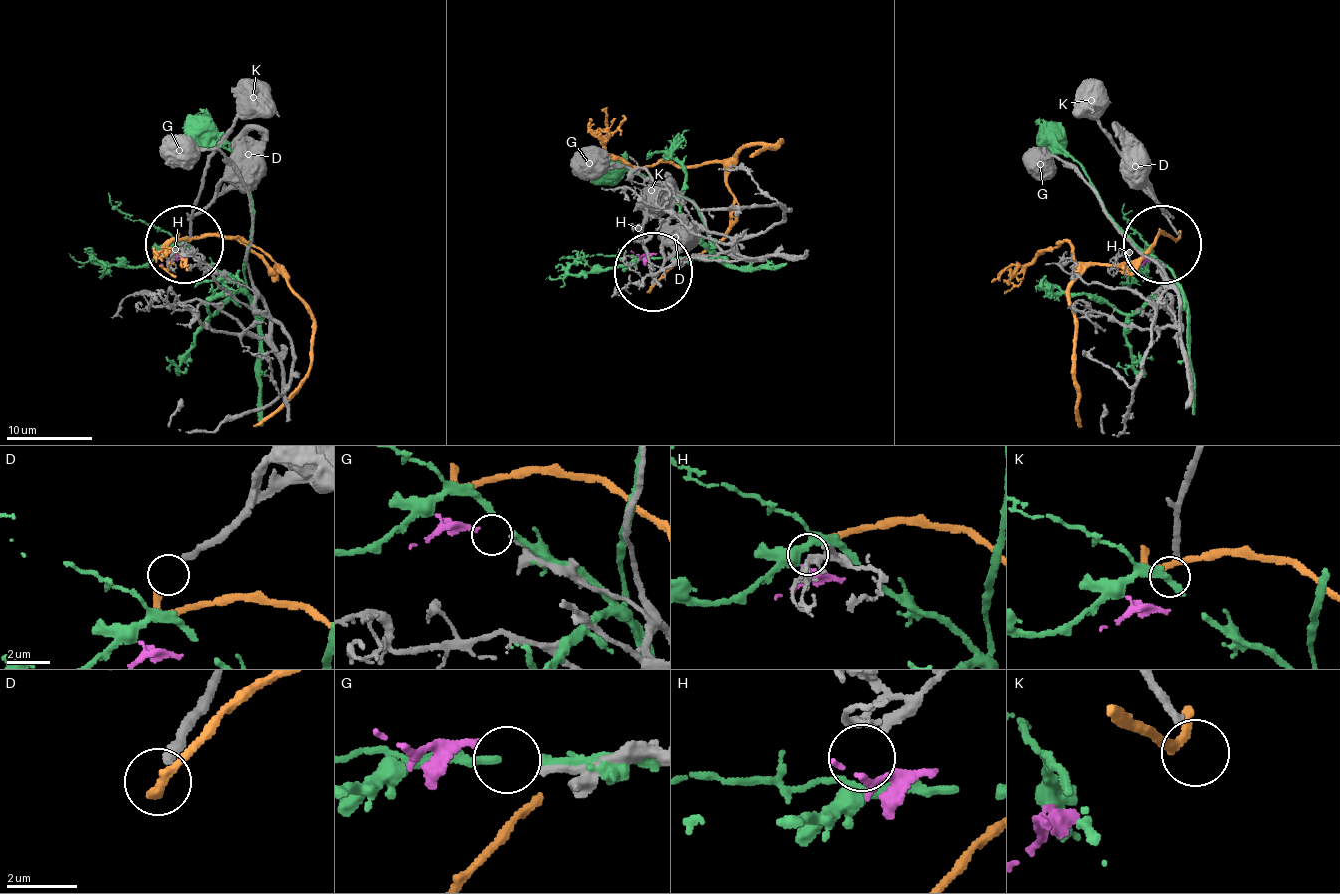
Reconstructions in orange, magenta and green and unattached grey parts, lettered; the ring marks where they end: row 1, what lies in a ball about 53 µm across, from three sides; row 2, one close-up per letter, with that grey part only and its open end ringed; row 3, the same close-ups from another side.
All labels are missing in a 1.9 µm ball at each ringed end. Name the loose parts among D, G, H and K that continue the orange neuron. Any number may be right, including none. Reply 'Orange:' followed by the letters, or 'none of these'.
Orange: D

